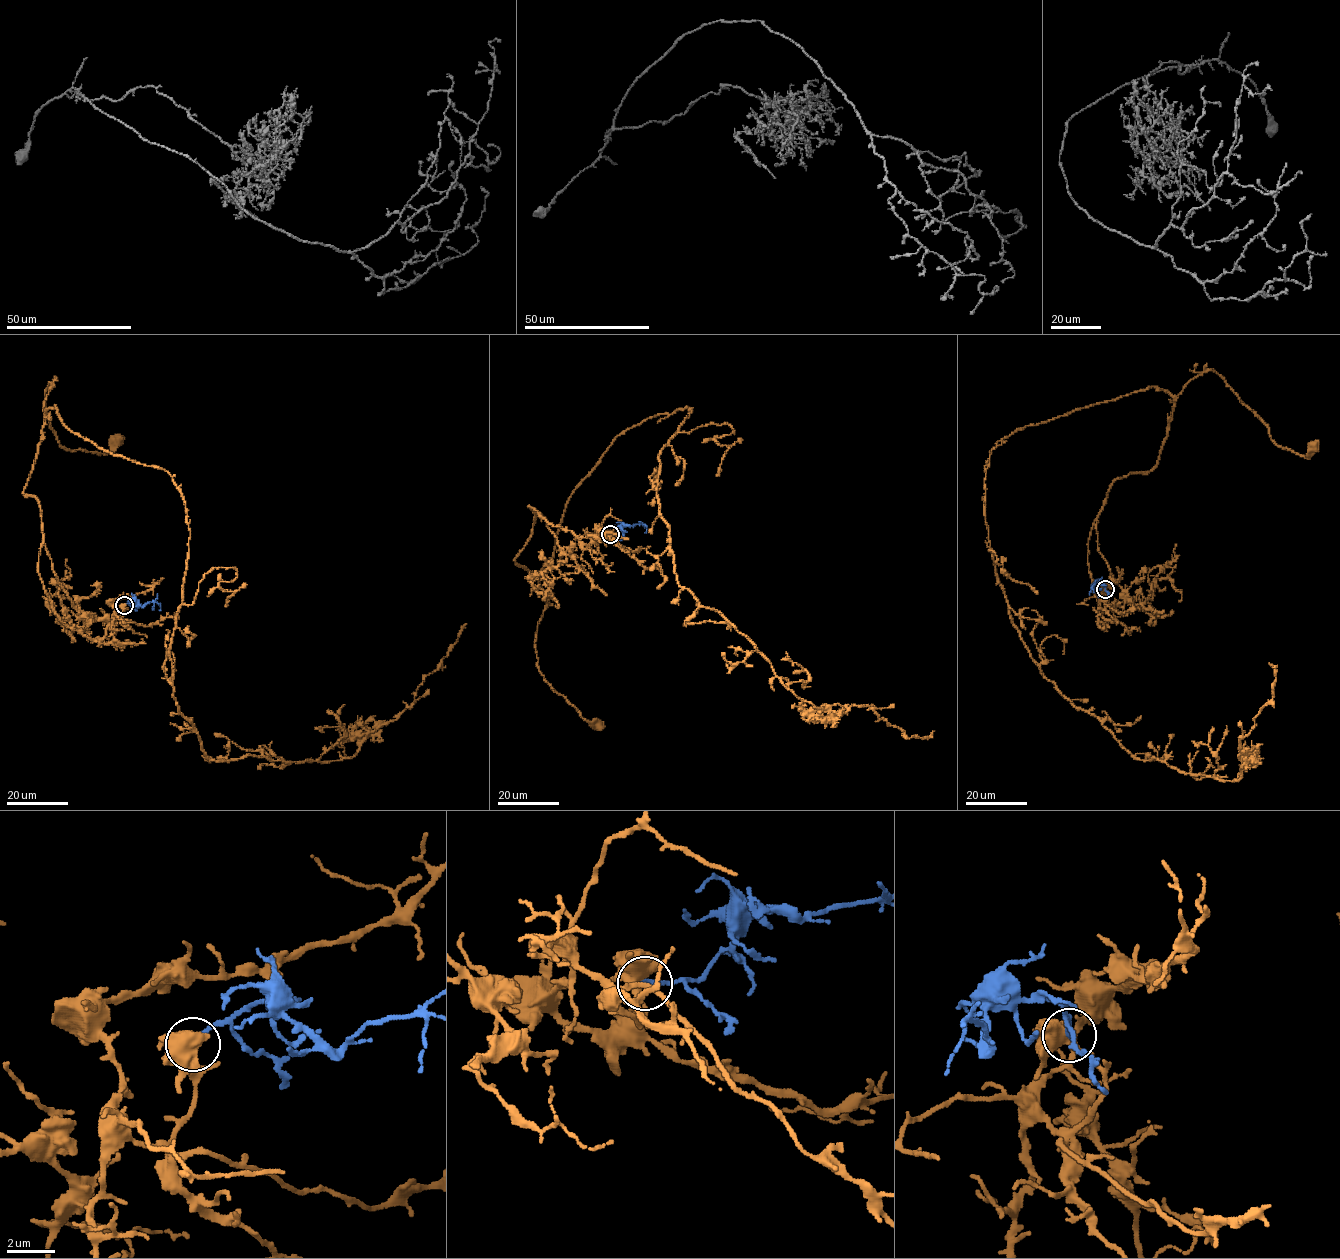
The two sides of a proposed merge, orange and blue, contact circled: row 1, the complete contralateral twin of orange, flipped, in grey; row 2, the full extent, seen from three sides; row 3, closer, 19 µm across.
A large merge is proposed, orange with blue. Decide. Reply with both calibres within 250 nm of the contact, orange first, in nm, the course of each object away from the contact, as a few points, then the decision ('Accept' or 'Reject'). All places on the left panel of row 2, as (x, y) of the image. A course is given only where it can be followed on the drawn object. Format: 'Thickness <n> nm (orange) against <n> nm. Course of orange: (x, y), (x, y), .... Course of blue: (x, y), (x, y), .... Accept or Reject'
Thickness 480 nm (orange) against 180 nm. Course of orange: (124, 605), (108, 644), (61, 620), (23, 491), (50, 382), (59, 444), (116, 439). Course of blue: (124, 605), (134, 601), (142, 606), (156, 602), (161, 606), (160, 611). Accept

